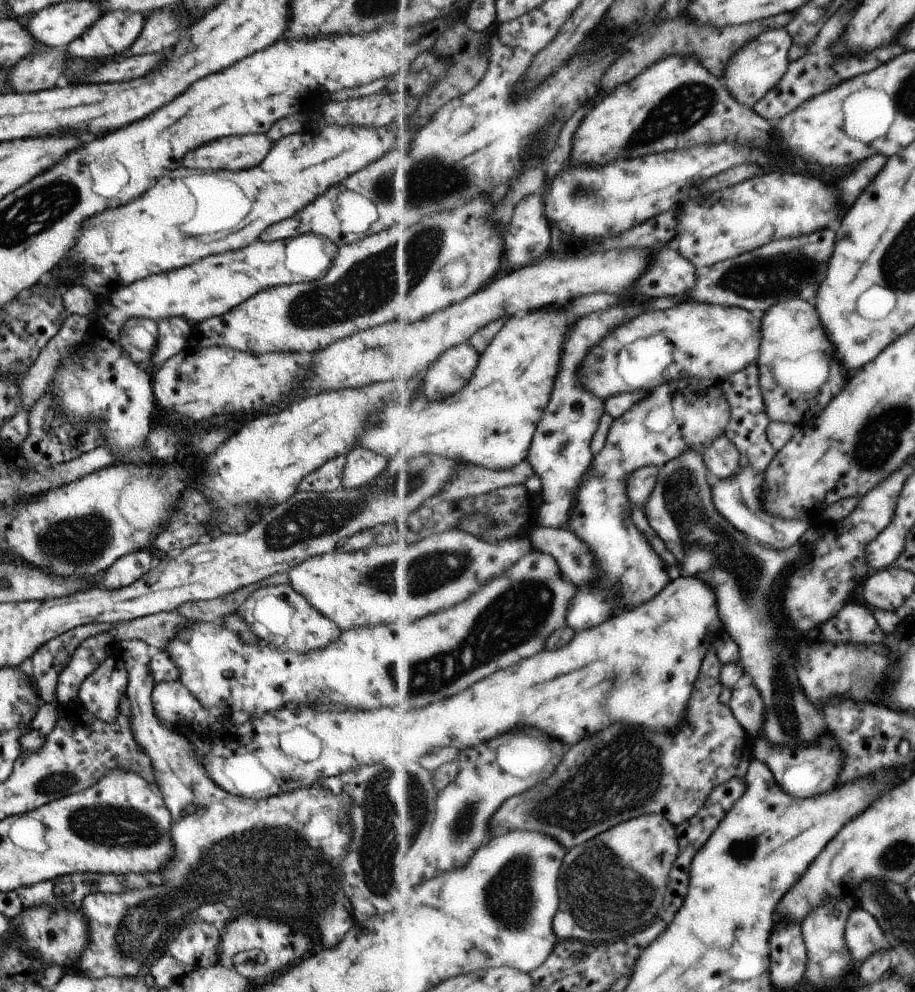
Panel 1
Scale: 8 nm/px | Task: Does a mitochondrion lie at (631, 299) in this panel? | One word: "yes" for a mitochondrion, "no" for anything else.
no

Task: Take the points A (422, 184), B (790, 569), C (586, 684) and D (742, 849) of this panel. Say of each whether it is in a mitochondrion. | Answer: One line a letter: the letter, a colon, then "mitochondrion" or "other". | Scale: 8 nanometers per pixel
A: mitochondrion
B: other
C: other
D: mitochondrion

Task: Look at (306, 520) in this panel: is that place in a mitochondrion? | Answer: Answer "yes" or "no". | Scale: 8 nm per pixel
yes

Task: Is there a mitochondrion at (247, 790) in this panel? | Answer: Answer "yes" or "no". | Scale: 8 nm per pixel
no

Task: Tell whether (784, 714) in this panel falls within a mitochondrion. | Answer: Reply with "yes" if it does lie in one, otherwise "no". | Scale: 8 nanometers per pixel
yes

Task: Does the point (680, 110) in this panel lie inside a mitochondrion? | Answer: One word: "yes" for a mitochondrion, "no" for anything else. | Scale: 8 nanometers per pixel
yes

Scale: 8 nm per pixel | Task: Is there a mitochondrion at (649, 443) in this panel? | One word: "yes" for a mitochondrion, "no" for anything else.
no

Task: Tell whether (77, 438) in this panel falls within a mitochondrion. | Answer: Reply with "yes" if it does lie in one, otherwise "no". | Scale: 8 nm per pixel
no

